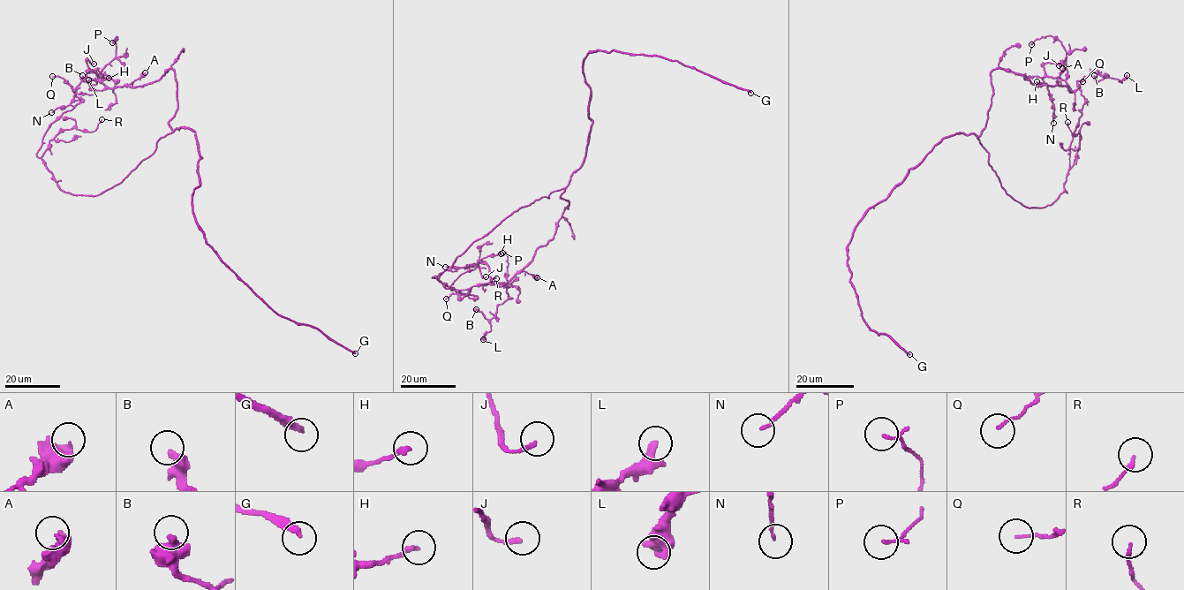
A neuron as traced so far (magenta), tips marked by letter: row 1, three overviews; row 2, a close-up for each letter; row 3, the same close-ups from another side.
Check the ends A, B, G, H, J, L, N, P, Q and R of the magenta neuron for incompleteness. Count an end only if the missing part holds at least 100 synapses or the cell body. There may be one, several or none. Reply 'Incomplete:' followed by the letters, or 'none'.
Incomplete: G

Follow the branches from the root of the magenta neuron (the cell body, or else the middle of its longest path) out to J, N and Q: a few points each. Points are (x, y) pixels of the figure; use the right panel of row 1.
J: (946, 138), (979, 135), (993, 70), (1069, 88), (1044, 72), (1045, 64), (1059, 65)
N: (946, 138), (979, 135), (997, 68), (1036, 85), (1067, 83), (1042, 78), (1053, 123)
Q: (946, 138), (975, 134), (1007, 195), (1026, 207), (1051, 205), (1064, 191), (1082, 81)

